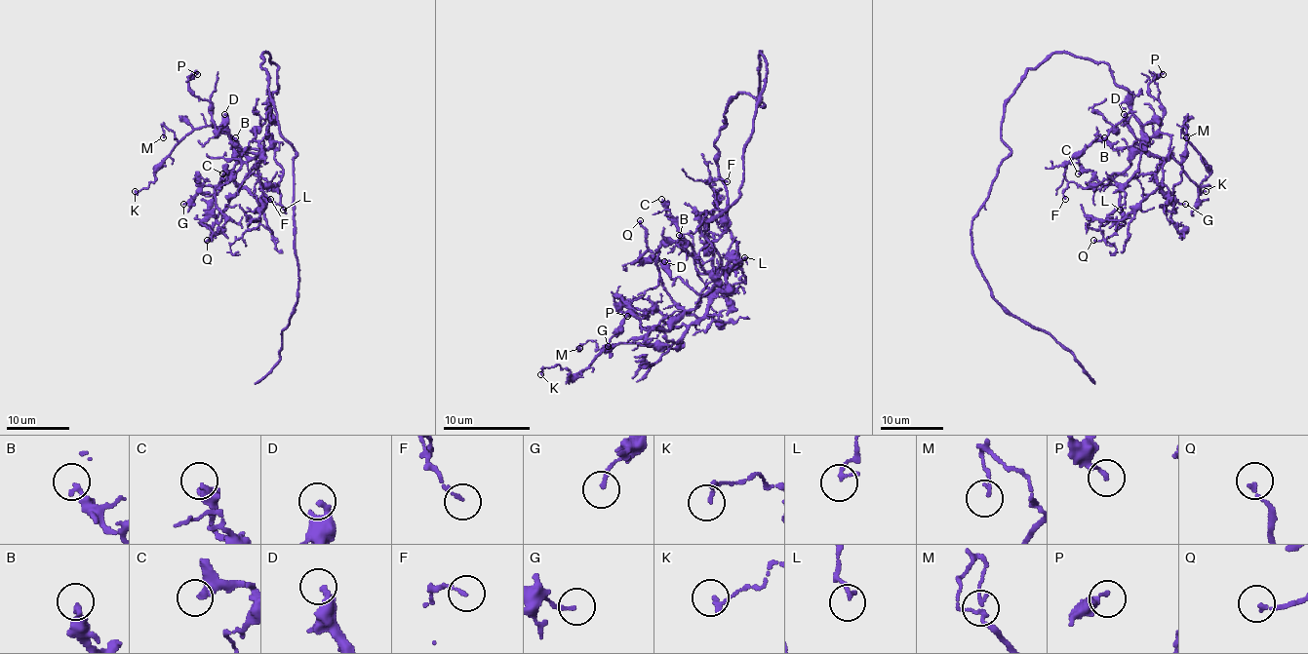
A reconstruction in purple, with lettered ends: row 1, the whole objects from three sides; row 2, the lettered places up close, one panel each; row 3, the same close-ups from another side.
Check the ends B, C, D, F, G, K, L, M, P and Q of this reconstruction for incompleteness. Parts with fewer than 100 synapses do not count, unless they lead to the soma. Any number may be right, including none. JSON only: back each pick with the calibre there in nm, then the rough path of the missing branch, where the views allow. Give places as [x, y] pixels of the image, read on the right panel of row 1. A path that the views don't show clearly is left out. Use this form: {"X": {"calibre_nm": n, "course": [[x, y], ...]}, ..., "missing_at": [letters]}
{"missing_at": []}

